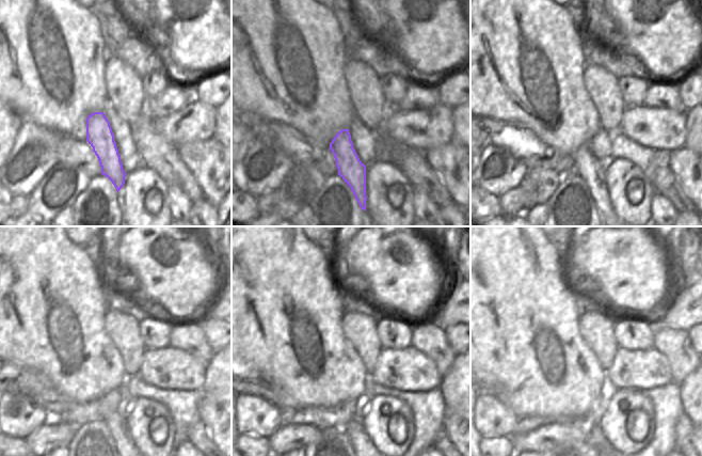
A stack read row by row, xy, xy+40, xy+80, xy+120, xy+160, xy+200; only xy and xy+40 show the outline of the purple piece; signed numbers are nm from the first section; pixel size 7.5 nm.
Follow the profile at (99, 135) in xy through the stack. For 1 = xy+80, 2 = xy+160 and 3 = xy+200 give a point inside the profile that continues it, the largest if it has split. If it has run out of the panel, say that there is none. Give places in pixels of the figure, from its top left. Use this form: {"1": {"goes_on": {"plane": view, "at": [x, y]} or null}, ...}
{"1": {"goes_on": {"plane": "xy+80", "at": [591, 170]}}, "2": {"goes_on": {"plane": "xy+160", "at": [361, 443]}}, "3": {"goes_on": {"plane": "xy+200", "at": [595, 439]}}}

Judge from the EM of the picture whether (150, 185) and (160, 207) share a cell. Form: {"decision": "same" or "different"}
{"decision": "same"}

